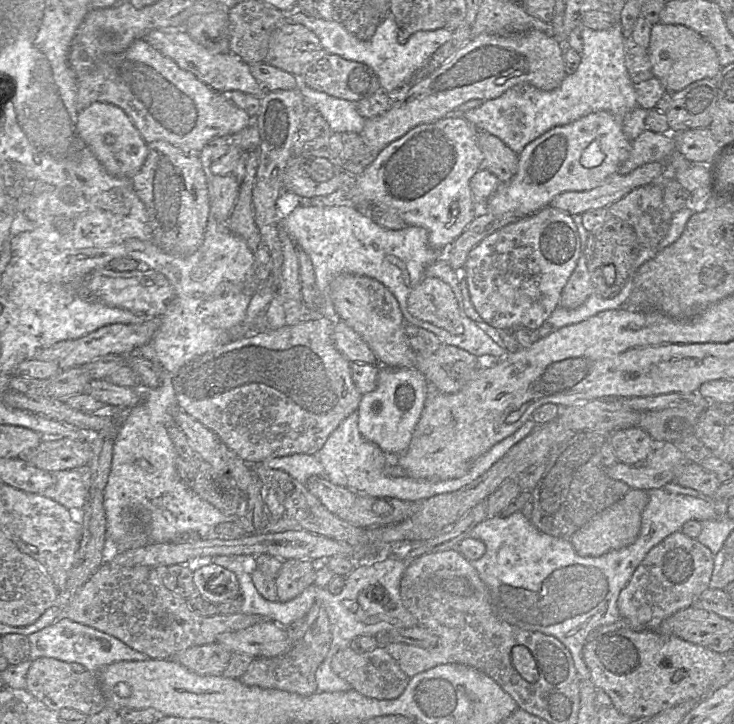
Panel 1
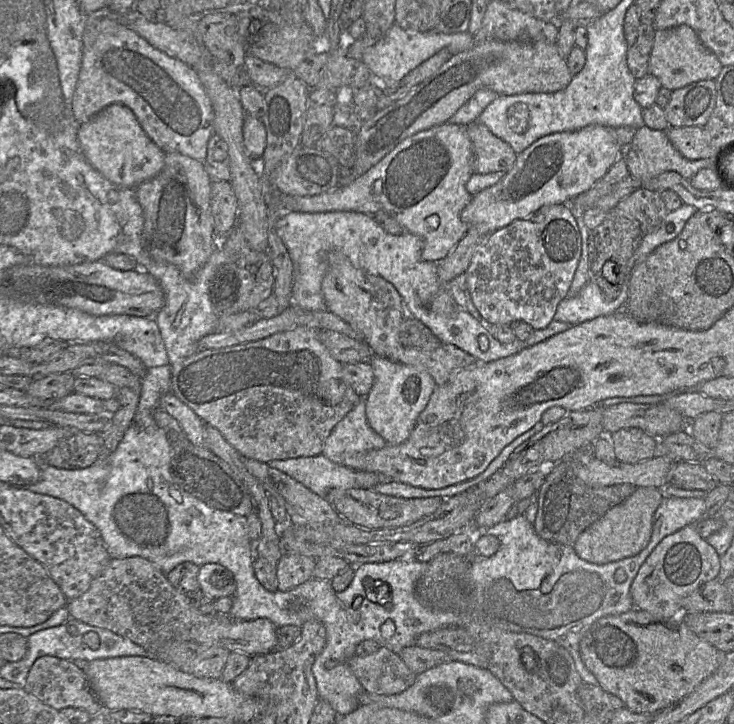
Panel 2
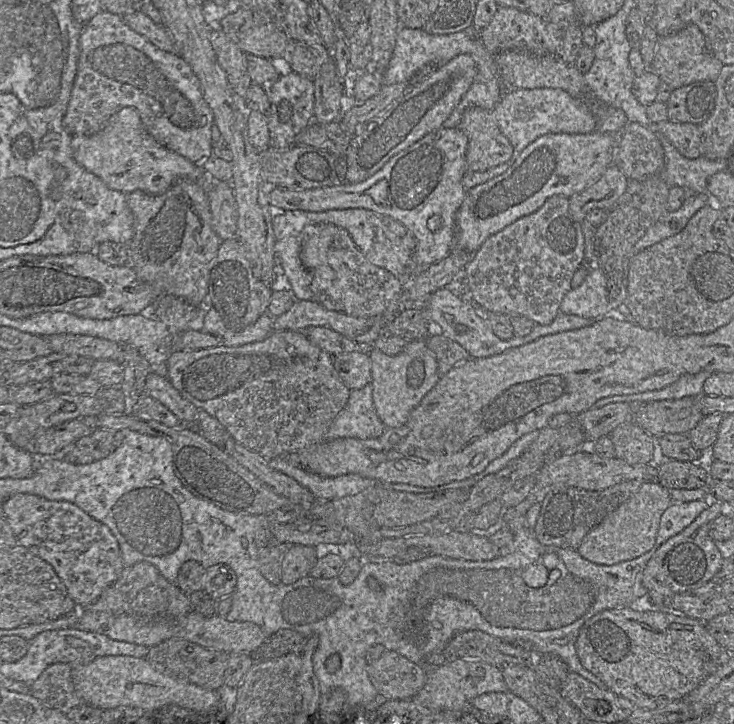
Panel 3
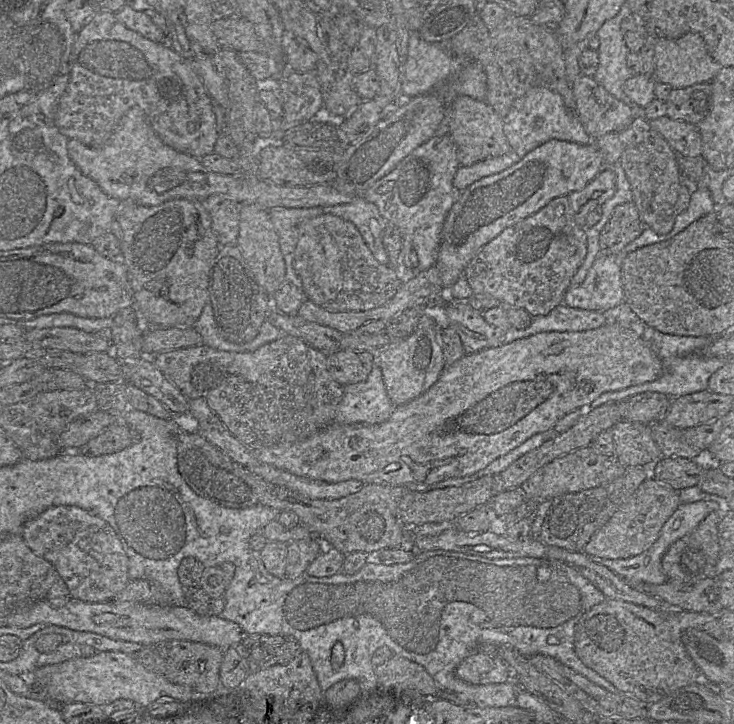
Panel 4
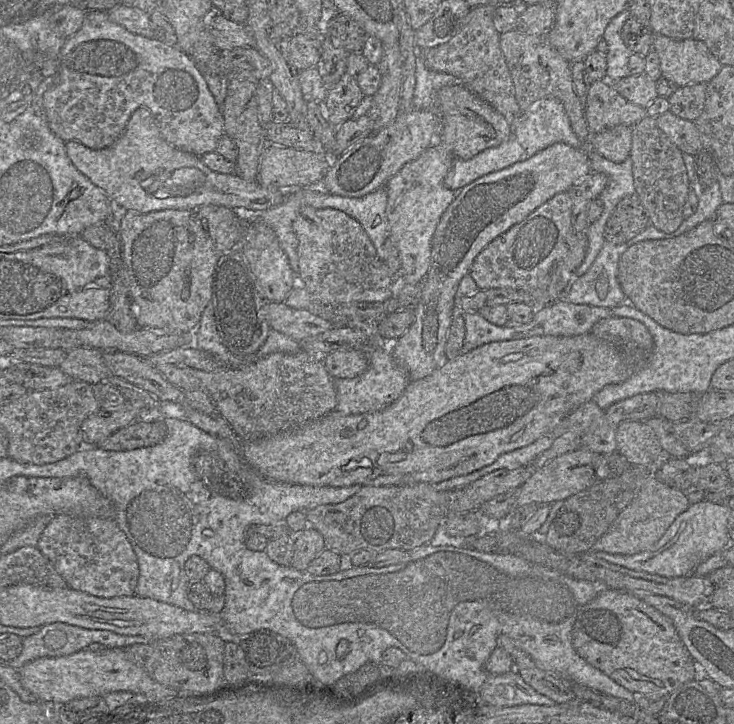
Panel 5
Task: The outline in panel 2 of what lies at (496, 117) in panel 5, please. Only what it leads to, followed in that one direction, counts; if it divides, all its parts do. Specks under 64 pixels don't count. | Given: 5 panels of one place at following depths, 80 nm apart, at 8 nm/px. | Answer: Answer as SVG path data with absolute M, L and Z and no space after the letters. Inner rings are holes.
M478 120L466 126L473 147L473 172L508 172L516 161L512 147Z

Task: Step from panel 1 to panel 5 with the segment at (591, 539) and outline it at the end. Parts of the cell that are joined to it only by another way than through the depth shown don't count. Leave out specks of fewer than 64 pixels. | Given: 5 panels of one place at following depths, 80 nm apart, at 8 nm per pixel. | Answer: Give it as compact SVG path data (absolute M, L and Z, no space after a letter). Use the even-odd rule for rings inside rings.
M654 476L649 477L631 503L622 510L592 551L634 555L652 549L674 520L690 506L685 492L672 488Z

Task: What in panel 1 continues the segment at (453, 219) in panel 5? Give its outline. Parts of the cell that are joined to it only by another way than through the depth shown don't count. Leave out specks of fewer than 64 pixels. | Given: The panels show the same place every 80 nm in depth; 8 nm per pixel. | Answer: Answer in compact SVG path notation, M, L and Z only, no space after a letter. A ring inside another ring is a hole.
M608 111L590 113L569 124L555 126L533 141L518 154L518 167L507 182L500 183L496 191L481 205L483 211L500 215L505 213L527 216L550 204L551 200L566 191L586 191L600 186L607 177L617 173L629 158L632 142L625 136L621 119ZM379 367L376 388L362 396L358 407L358 429L363 438L376 444L391 457L404 453L411 441L413 431L420 418L429 382L416 368Z

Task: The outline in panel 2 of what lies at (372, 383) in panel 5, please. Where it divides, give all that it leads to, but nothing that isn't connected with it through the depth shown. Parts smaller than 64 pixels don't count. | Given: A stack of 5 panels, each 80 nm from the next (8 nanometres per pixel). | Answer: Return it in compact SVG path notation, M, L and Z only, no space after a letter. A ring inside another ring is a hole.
M366 397L339 421L328 436L322 455L338 465L346 466L346 459L356 454L381 449L386 441L368 424Z

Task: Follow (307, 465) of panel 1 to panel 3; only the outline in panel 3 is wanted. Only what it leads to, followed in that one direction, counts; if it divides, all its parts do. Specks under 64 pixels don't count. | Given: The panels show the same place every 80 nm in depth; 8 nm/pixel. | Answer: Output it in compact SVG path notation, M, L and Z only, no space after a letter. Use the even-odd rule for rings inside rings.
M276 457L268 461L271 468L293 478L308 489L316 500L336 500L355 495L378 484L371 478L358 474L345 474L336 477L325 477L305 470L286 459Z

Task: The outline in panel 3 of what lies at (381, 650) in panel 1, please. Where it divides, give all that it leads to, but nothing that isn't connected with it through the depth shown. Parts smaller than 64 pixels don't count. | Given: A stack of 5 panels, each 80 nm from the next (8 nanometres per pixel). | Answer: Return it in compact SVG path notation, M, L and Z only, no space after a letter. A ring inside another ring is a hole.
M386 650L377 660L368 664L367 673L381 699L410 699L423 687L427 671L401 654Z

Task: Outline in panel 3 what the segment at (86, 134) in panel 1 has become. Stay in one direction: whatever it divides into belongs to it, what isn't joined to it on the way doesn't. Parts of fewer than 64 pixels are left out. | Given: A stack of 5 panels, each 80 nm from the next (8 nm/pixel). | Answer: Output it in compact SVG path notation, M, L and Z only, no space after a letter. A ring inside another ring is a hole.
M124 107L115 112L105 126L93 135L72 135L71 146L74 159L78 164L99 177L110 189L125 194L134 190L142 190L150 195L161 195L179 180L190 180L203 184L207 190L215 182L221 182L212 179L201 164L191 162L156 141L144 128L137 110L133 107Z

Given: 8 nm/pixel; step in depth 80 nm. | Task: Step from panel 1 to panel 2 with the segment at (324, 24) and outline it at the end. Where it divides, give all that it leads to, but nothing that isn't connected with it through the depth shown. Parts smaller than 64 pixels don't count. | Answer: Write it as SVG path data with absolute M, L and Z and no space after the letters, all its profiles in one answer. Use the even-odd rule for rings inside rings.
M394 23L381 39L363 52L360 60L387 88L396 86L411 70L441 49L447 48L451 54L455 54L472 48L475 43L473 34L468 31L445 34L432 29L427 32L418 32L402 29Z

